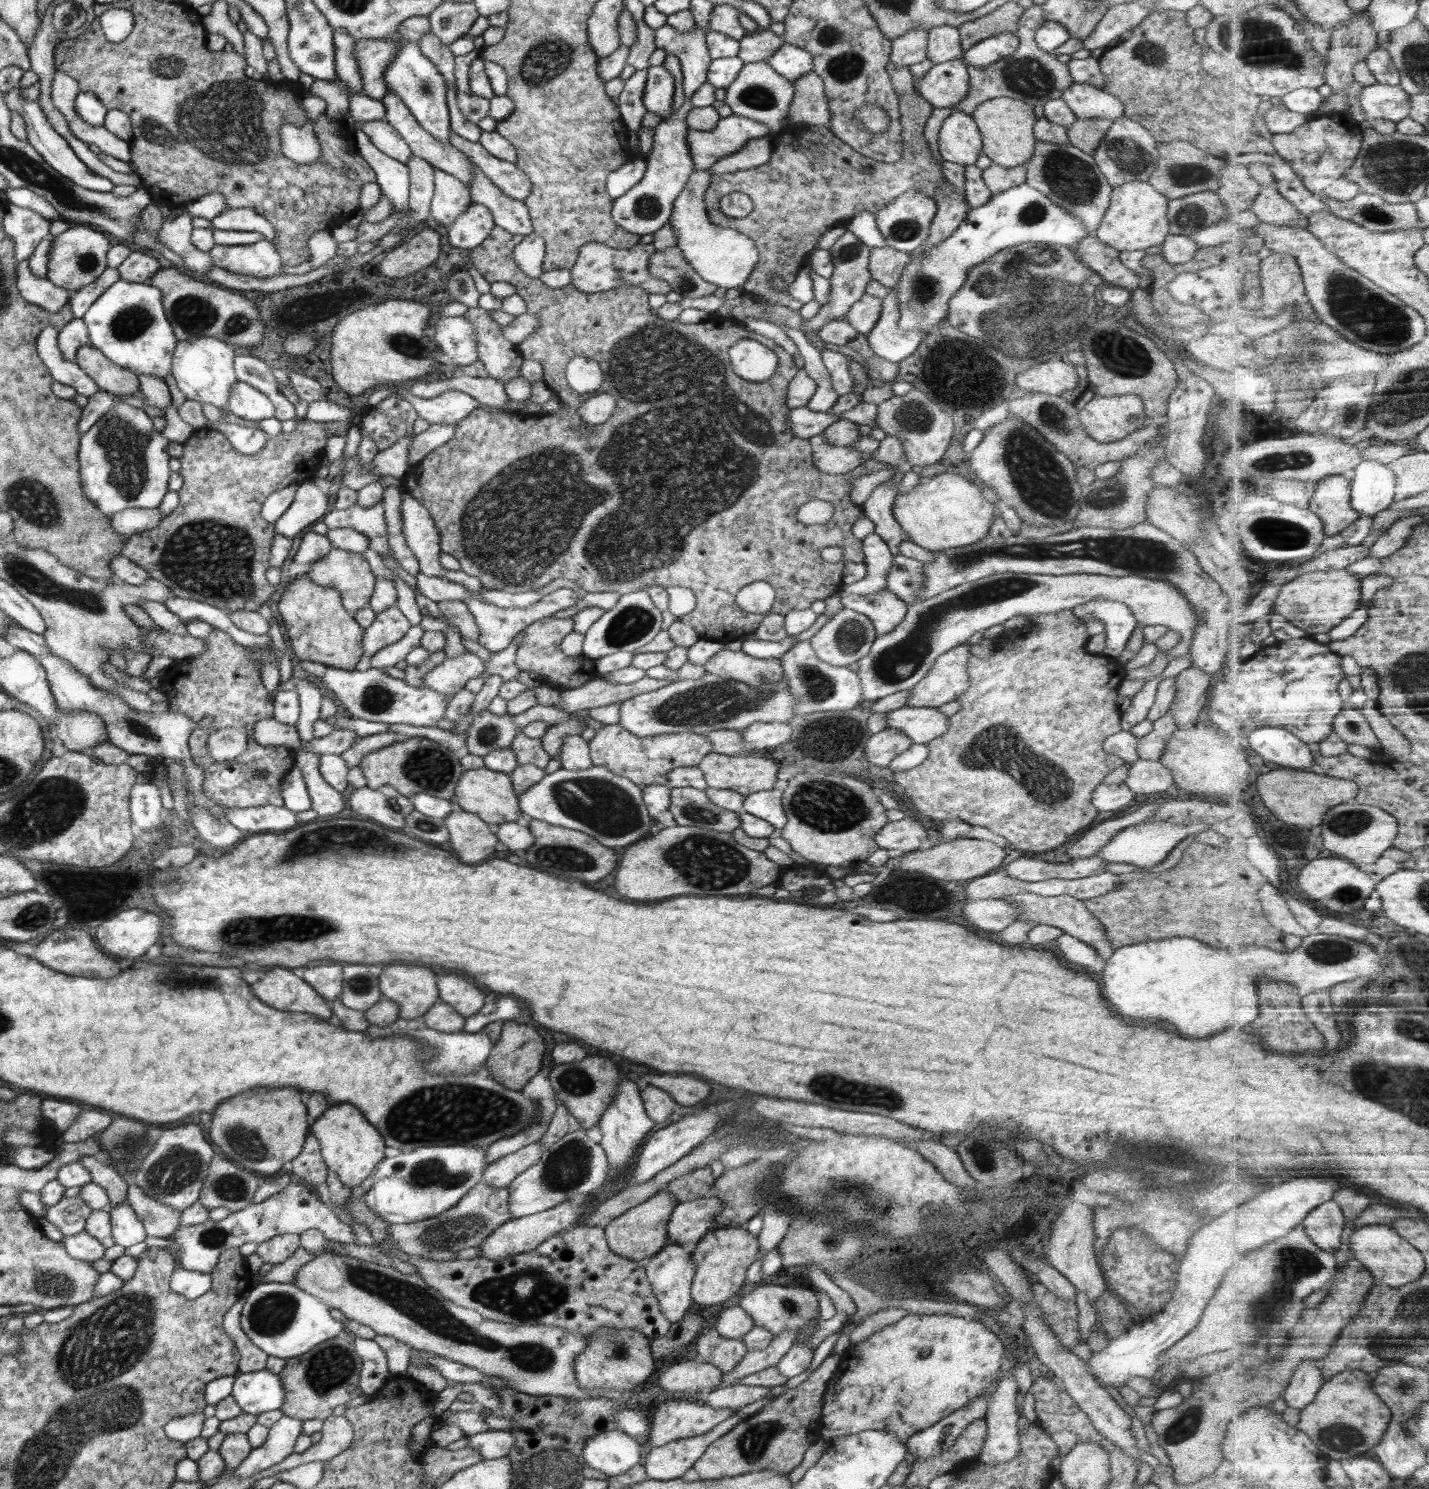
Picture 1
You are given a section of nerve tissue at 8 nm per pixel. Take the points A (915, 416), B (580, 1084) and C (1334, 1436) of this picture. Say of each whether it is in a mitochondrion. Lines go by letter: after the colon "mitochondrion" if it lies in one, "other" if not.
A: mitochondrion
B: mitochondrion
C: mitochondrion

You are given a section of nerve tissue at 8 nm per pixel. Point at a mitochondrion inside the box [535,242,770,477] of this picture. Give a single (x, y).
(686, 284)

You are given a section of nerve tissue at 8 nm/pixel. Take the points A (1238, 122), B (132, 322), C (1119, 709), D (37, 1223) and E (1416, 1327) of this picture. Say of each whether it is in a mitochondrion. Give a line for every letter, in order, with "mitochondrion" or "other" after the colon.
A: other
B: mitochondrion
C: other
D: other
E: mitochondrion

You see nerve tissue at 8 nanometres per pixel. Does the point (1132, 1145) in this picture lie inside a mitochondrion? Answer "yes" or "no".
yes

